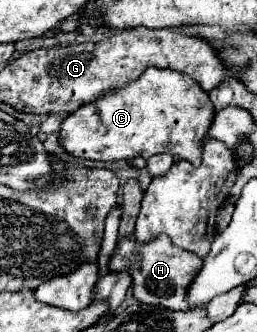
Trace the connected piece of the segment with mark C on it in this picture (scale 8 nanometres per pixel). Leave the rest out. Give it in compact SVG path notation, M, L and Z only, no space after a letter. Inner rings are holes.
M146 69L136 81L126 83L122 87L110 89L96 97L98 101L90 101L80 105L74 113L70 113L60 125L60 145L66 153L92 159L92 161L130 161L134 157L152 157L158 153L170 153L174 157L186 159L192 165L200 165L202 159L202 141L206 129L210 129L210 121L214 117L214 105L206 97L206 91L198 89L198 83L186 77L184 73L170 69Z

